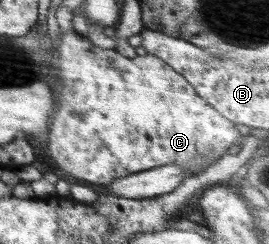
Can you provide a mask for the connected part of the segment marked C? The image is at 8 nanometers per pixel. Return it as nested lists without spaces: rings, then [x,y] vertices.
[[[73,31],[62,32],[60,40],[54,46],[57,58],[57,66],[61,70],[61,90],[56,90],[57,101],[55,102],[54,114],[51,118],[50,132],[47,134],[48,138],[48,154],[53,158],[57,165],[67,173],[67,175],[80,179],[86,183],[95,185],[107,185],[111,182],[118,181],[119,178],[125,178],[135,173],[142,173],[150,168],[157,168],[166,165],[176,165],[186,171],[189,175],[201,173],[207,167],[214,165],[219,161],[227,150],[239,142],[241,133],[237,129],[234,122],[226,116],[221,115],[215,107],[206,101],[198,94],[198,91],[191,86],[188,79],[179,74],[170,64],[164,59],[159,58],[158,55],[147,53],[145,56],[135,55],[133,58],[127,58],[120,51],[115,49],[104,49],[98,44],[91,41],[85,35],[81,35]]]

